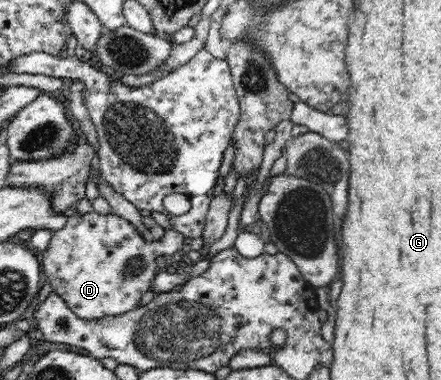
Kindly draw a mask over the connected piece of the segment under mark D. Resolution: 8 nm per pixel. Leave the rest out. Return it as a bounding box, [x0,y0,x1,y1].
[39,212,183,320]

